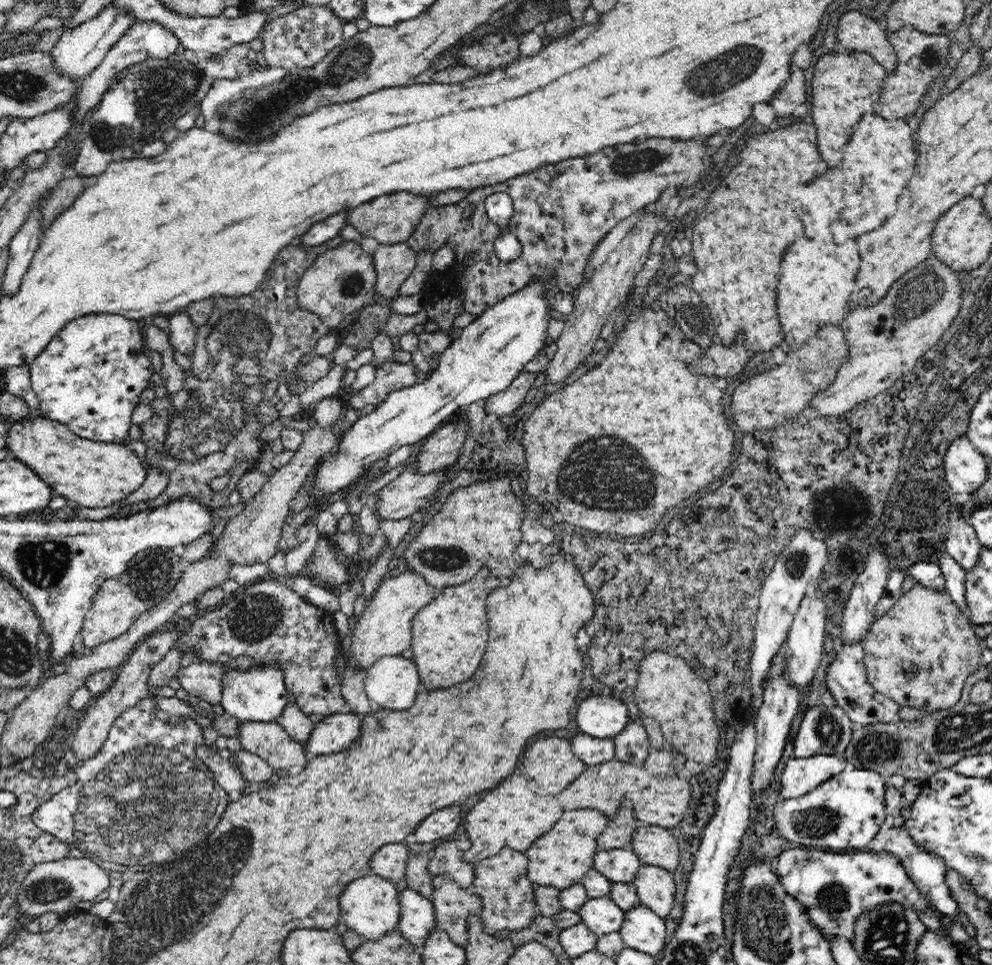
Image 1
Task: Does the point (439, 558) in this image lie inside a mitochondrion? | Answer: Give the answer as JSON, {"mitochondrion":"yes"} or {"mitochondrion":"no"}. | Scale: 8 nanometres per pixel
{"mitochondrion":"yes"}

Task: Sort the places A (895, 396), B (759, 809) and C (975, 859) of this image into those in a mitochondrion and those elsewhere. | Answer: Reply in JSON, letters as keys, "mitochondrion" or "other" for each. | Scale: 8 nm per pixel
{"A":"other","B":"other","C":"mitochondrion"}

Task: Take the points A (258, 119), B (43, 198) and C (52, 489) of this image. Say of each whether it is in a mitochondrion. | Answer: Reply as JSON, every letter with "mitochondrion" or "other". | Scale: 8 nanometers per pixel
{"A":"mitochondrion","B":"other","C":"other"}

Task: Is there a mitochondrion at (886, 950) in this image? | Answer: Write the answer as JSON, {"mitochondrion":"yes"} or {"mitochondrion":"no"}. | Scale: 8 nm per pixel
{"mitochondrion":"yes"}

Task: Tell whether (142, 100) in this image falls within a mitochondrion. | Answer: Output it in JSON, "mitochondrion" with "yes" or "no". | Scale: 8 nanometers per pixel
{"mitochondrion":"yes"}

